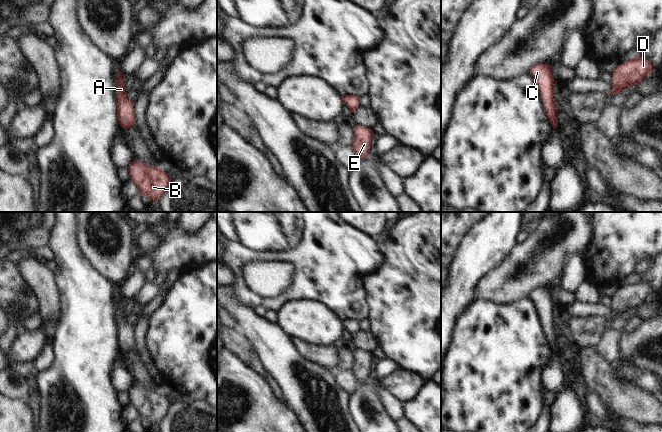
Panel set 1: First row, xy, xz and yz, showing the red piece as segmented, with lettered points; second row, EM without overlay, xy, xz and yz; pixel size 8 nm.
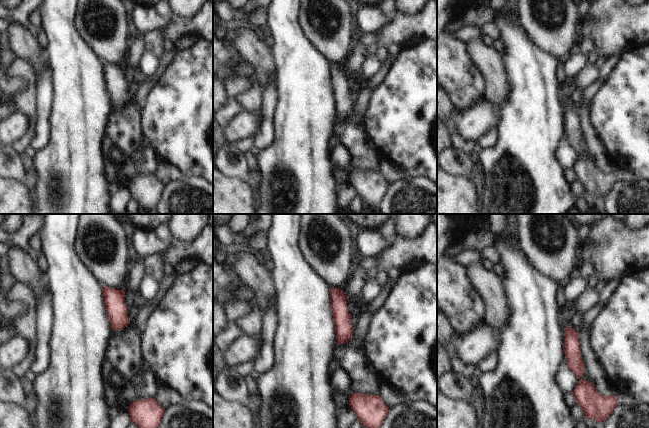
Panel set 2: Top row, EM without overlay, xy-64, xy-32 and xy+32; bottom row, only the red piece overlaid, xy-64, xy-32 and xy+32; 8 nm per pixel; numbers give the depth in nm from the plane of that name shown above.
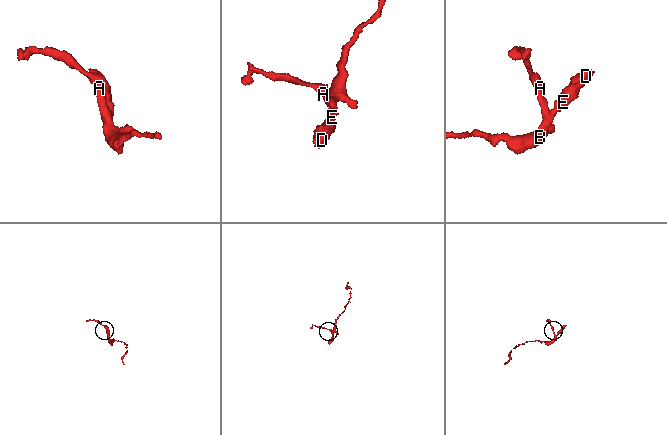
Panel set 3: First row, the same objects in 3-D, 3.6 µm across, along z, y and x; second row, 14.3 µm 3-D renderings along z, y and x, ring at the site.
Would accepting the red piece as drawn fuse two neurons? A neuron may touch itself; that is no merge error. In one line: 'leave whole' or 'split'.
leave whole

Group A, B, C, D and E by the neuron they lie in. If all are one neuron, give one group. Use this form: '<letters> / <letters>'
A B C D E

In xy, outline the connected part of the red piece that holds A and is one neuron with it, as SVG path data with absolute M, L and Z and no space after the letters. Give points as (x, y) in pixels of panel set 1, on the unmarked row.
M119 292L117 300L116 322L119 349L125 353L128 353L135 348L133 326L127 322L127 316L125 315L124 306L122 303L122 296Z

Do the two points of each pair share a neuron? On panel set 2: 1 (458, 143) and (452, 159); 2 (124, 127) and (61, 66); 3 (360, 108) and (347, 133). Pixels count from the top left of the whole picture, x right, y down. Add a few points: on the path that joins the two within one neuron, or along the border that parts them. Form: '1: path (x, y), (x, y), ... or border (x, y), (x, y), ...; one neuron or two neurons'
1: border (452, 146), (468, 154); two neurons
2: border (111, 112), (105, 131); two neurons
3: border (353, 110), (362, 119); two neurons

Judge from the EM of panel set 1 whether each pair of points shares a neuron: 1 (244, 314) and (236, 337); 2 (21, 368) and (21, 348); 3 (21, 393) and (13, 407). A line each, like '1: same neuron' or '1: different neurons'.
1: different neurons
2: different neurons
3: different neurons

